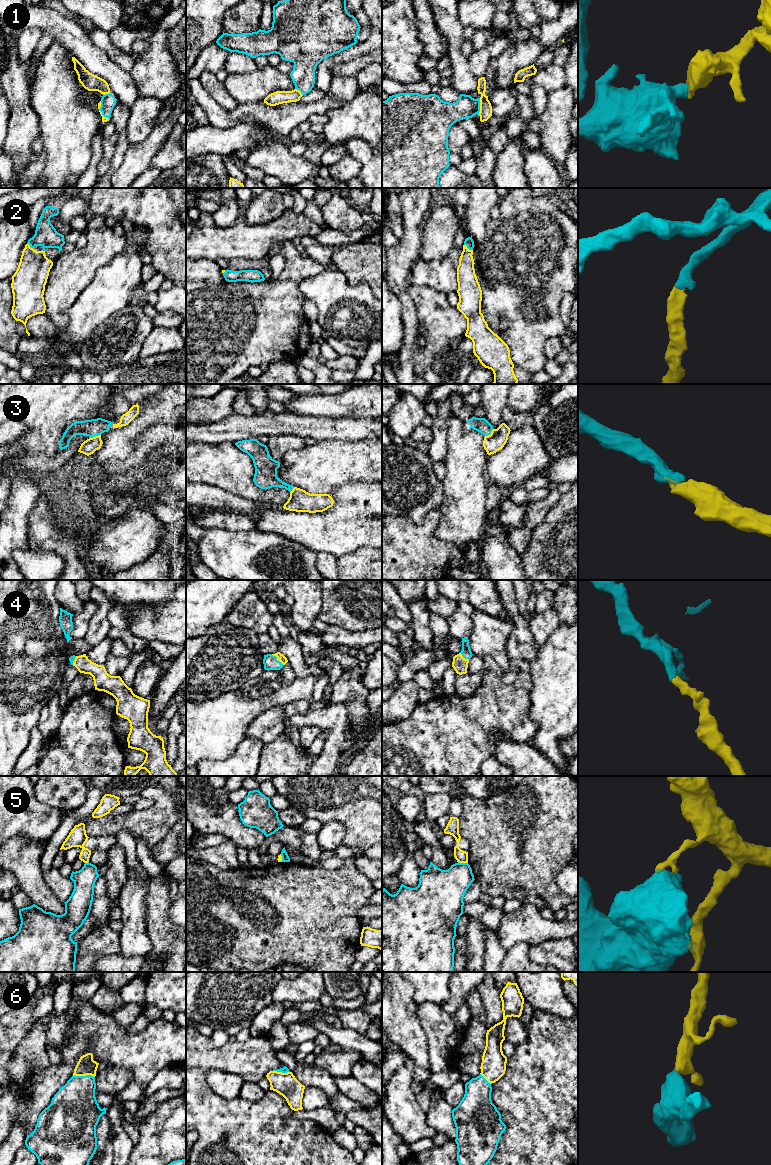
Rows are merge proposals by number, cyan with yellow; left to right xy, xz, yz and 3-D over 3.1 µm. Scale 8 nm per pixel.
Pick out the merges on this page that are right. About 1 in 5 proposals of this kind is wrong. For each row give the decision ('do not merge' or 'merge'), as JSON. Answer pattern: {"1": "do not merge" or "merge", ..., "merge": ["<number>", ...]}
{"1": "merge", "2": "merge", "3": "merge", "4": "merge", "5": "do not merge", "6": "merge", "merge": ["1", "2", "3", "4", "6"]}

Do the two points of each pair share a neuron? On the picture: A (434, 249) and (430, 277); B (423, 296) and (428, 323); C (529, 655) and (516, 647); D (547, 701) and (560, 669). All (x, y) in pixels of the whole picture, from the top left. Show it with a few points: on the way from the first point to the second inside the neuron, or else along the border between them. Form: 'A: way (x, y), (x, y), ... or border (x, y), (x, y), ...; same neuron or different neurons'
A: border (448, 253), (429, 261), (419, 257); different neurons
B: way (428, 303), (428, 316); same neuron
C: way (526, 652), (519, 647); same neuron
D: way (555, 693), (560, 688), (560, 677); same neuron

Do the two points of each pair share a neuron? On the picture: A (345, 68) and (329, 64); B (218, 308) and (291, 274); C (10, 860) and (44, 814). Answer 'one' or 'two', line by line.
A: two
B: one
C: two

